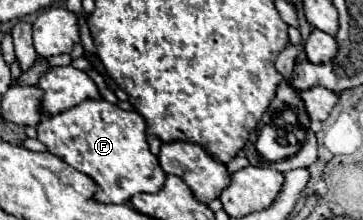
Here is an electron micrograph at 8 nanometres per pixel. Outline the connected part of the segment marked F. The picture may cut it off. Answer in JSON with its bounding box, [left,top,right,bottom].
[37,100,167,204]

